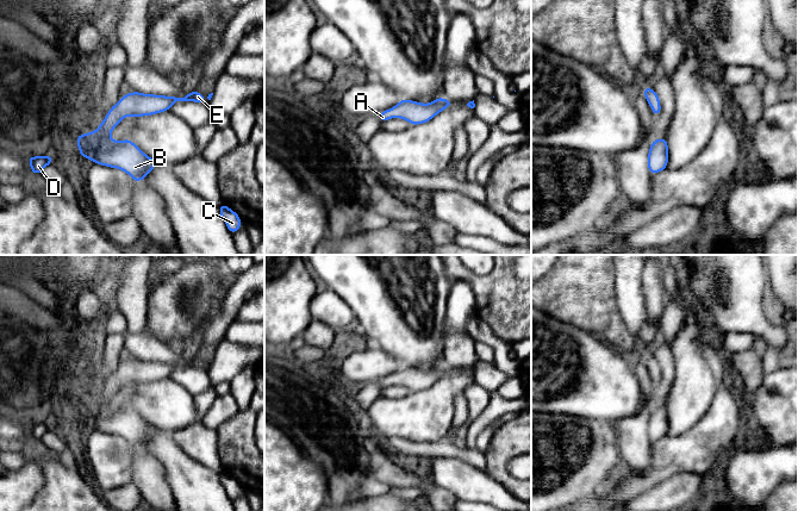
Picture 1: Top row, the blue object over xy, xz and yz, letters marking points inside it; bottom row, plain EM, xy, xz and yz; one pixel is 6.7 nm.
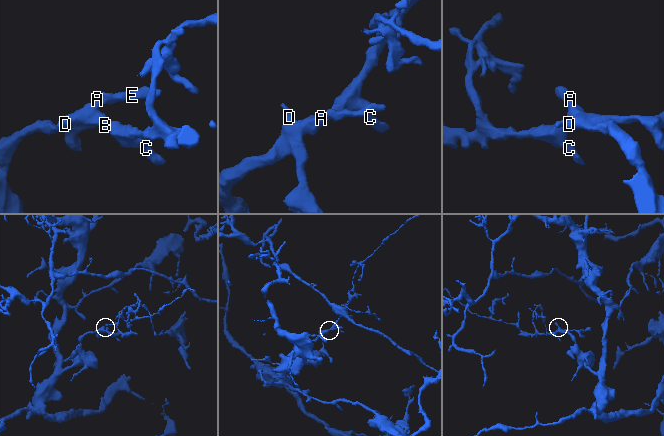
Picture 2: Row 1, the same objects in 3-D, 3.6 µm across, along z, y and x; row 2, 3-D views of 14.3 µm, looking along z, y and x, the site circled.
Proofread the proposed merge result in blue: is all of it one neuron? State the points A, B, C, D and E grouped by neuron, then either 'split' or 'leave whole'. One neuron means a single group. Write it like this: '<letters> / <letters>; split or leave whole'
A B C D E; leave whole

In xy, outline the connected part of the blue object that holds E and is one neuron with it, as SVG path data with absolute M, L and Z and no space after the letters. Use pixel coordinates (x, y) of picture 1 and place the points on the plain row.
M138 359L125 361L111 374L104 388L94 399L77 401L80 422L94 430L119 435L135 448L142 448L156 432L156 428L145 422L132 407L112 407L111 399L119 388L129 384L151 382L169 378L176 368L205 369L205 364L197 359L185 364L143 361Z

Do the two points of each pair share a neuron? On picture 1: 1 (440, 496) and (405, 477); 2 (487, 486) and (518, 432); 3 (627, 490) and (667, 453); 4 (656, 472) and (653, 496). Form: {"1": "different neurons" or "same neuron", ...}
{"1": "same neuron", "2": "different neurons", "3": "same neuron", "4": "different neurons"}

